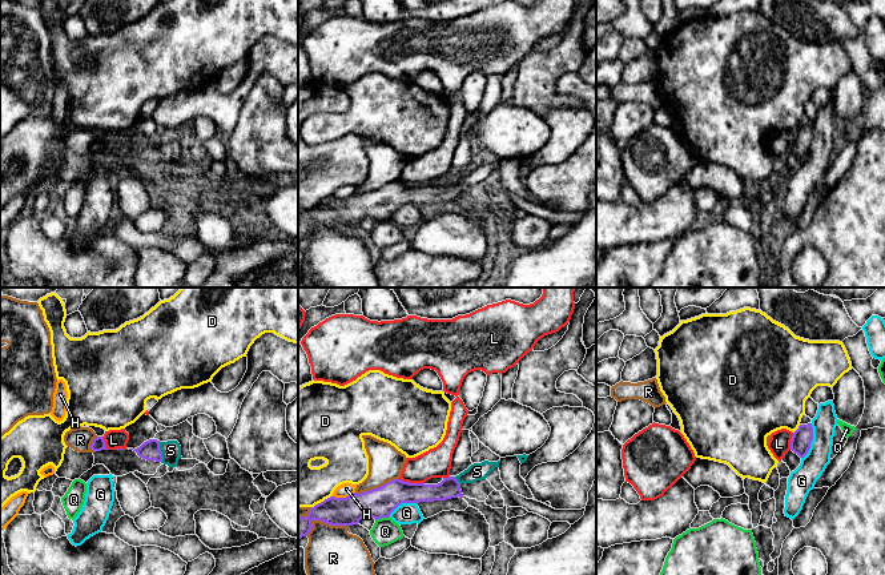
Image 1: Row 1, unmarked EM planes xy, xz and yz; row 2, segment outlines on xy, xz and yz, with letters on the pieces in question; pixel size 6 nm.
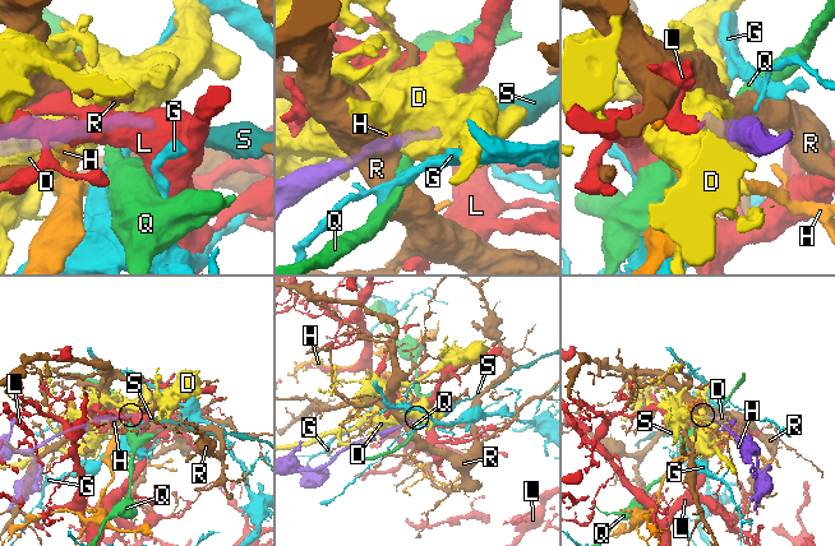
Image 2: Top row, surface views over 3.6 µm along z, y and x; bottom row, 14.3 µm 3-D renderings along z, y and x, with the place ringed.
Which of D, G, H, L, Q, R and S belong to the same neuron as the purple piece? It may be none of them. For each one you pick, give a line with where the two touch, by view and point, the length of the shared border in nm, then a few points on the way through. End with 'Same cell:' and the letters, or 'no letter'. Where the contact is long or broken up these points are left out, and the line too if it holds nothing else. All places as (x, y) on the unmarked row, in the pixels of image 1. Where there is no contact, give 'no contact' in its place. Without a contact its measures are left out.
S: meets purple in xy at (161, 155); contact 130 nm long; runs through xy (149, 152), (161, 155), (171, 152)
Same cell: S

